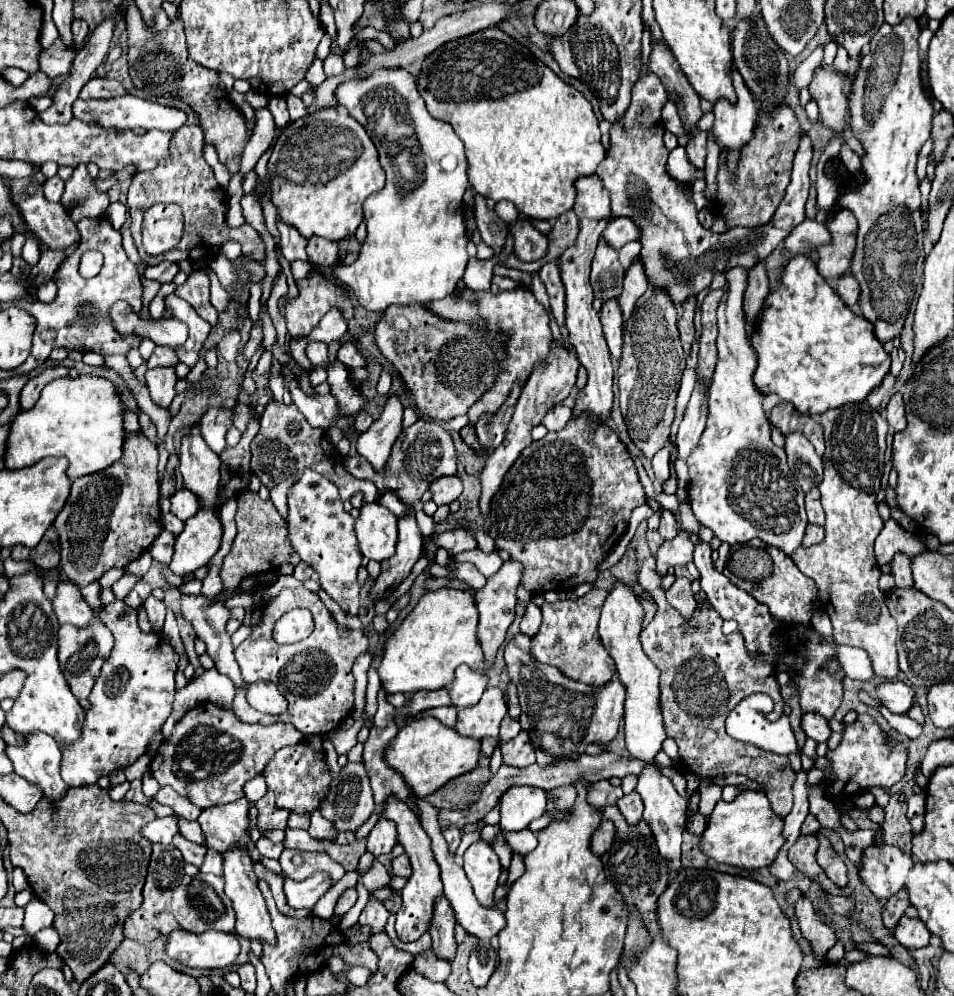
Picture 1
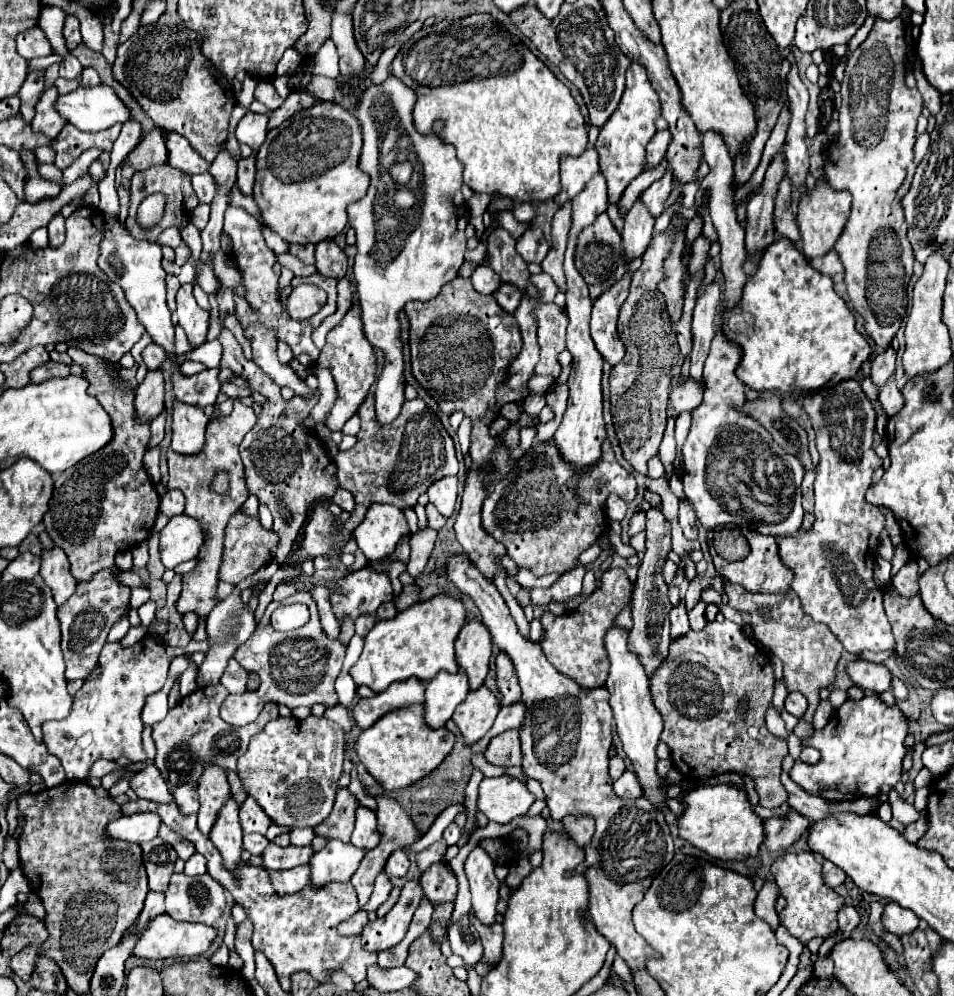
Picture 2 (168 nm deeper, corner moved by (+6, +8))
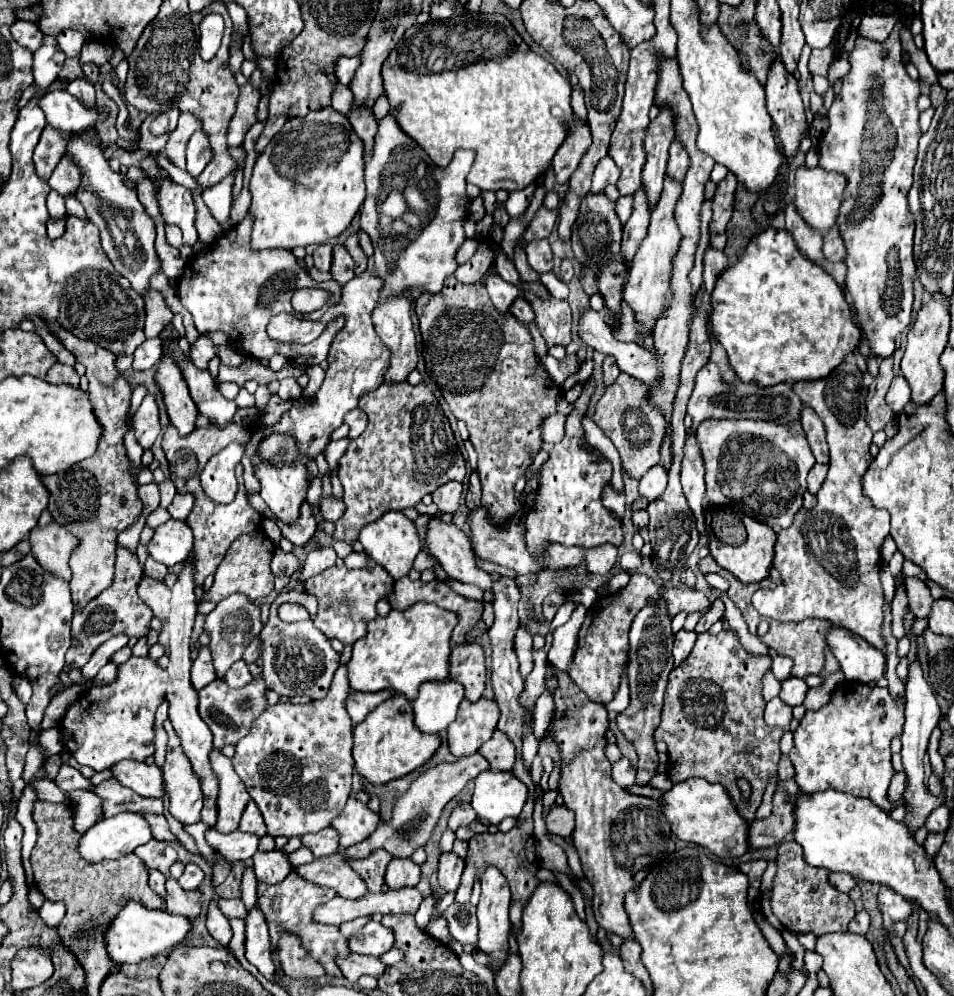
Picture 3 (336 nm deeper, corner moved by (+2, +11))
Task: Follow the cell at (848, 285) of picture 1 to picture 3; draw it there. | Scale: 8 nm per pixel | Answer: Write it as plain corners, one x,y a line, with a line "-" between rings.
832,227
830,231
826,231
826,235
824,235
824,249
822,251
824,251
824,257
828,261
832,261
832,263
844,261
846,249
844,249
844,243
842,243
836,227

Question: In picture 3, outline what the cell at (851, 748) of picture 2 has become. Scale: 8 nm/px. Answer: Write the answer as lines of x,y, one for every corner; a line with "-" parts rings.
844,681
832,693
832,699
820,707
818,711
806,711
798,729
794,731
794,749
790,751
790,759
794,765
794,779
800,785
802,793
818,793
826,789
850,793
854,797
866,797
882,811
890,813
898,803
888,799
890,779
894,775
894,767
890,761
890,741
902,733
904,727
904,701
892,699
888,689
884,687
868,687
858,681

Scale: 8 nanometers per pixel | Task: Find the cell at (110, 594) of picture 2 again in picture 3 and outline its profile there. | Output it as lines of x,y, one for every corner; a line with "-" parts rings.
116,545
116,577
110,589
106,589
104,593
100,593
100,597
96,597
96,601
90,601
86,605
86,609
82,613
74,613
72,619
72,639
74,645
68,649
66,653
66,671
70,667
82,667
88,663
88,659
92,657
92,653
110,637
114,635
130,635
130,637
146,637
150,631
150,619
152,619
152,611
146,603
140,601
138,597
138,583
142,579
142,567
138,563
136,553
128,551
126,547

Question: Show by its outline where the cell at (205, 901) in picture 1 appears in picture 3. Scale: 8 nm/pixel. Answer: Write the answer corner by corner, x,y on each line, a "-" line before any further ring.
168,879
166,881
166,903
168,903
168,913
176,913
176,915
184,915
184,917
192,917
200,913
200,891
188,891
182,893
180,885
176,879

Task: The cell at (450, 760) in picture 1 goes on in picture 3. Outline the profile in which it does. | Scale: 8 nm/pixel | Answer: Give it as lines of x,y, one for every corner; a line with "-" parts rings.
390,697
380,703
368,717
354,725
352,729
354,747
354,771
372,785
384,785
392,779
398,779
416,767
420,767
440,745
438,735
420,733
412,721
412,703
404,701
404,697

